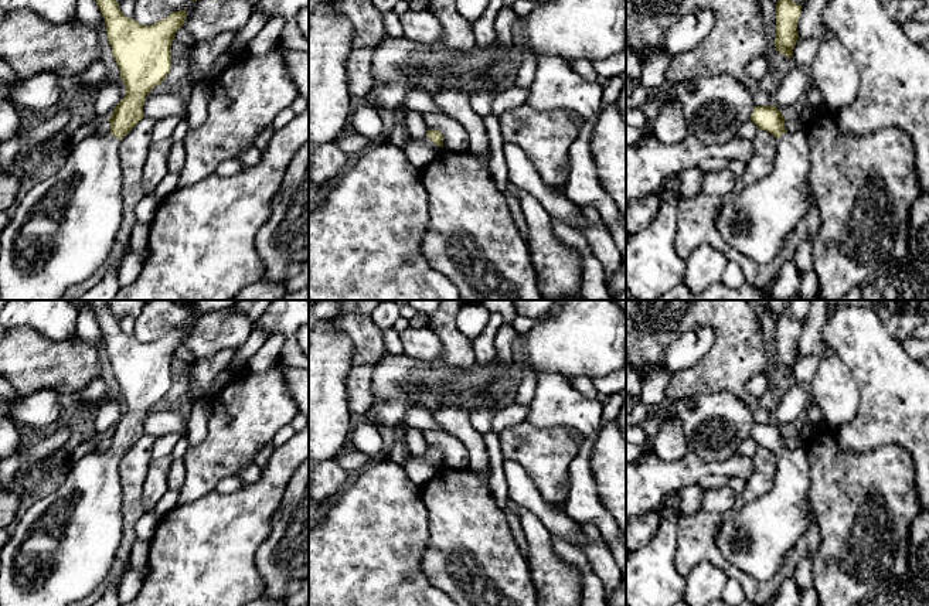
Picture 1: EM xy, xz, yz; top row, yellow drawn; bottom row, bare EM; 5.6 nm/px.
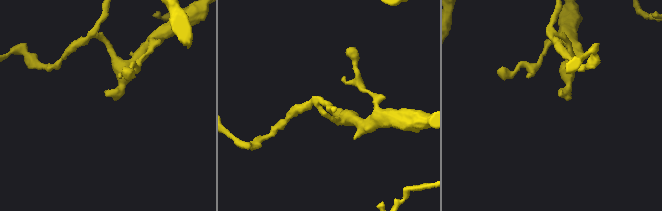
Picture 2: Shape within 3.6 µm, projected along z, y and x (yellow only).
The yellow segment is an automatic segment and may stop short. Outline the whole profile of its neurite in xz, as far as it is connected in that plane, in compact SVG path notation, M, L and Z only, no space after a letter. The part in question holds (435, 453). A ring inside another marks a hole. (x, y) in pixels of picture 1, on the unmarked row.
M428 447L423 456L414 456L409 453L404 466L411 481L423 487L432 480L443 467L443 452L439 447Z

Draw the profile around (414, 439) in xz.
M404 426L401 433L411 454L423 456L426 453L429 446L423 439L423 430L412 426Z

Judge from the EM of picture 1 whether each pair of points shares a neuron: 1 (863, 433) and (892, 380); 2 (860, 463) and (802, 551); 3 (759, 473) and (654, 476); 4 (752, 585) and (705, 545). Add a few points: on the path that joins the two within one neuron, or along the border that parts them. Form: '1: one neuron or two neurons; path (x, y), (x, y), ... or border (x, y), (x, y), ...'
1: one neuron; path (875, 421), (892, 404), (892, 392)
2: two neurons; border (816, 518), (819, 548), (813, 555)
3: two neurons; border (752, 458), (752, 475), (747, 480)
4: one neuron; path (741, 576), (715, 557)

